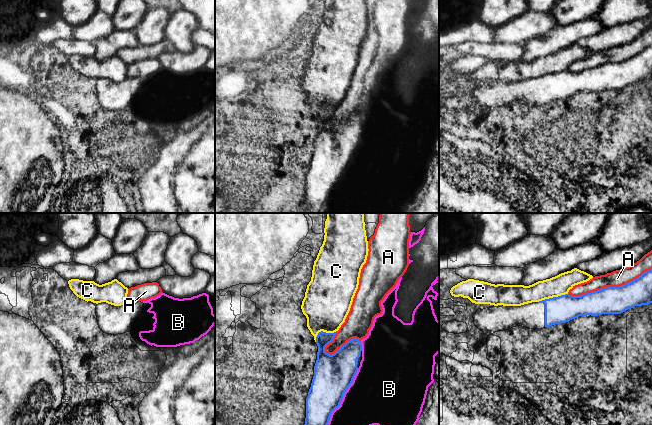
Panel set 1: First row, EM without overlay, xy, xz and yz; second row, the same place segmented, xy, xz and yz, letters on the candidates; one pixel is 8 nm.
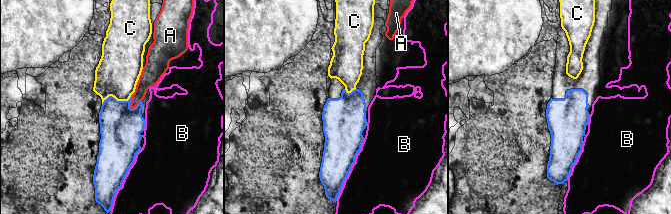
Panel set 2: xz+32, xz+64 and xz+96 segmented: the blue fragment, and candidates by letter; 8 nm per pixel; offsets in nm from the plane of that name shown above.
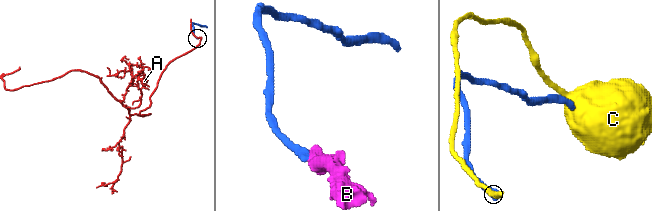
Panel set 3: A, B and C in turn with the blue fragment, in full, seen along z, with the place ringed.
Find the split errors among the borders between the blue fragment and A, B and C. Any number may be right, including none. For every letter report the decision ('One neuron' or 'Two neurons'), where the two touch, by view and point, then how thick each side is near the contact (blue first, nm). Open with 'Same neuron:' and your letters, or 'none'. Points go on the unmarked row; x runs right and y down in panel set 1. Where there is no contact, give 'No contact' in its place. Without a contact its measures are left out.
Same neuron: none
A: Two neurons. Touches blue at yz (609, 63). Thickness 220 nm (blue) against 130 nm
B: Two neurons. Touches blue at xz (340, 178). Thickness 320 nm (blue) against 400 nm
C: Two neurons. Touches blue at yz (553, 73). Thickness 220 nm (blue) against 160 nm

